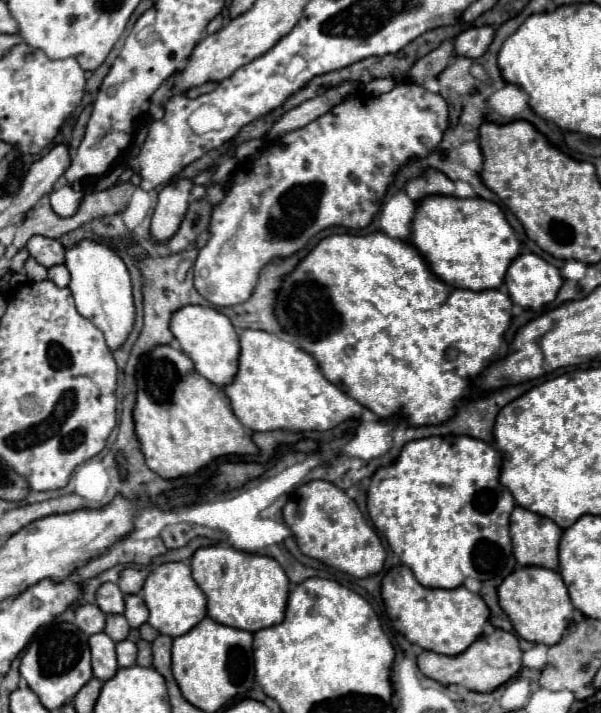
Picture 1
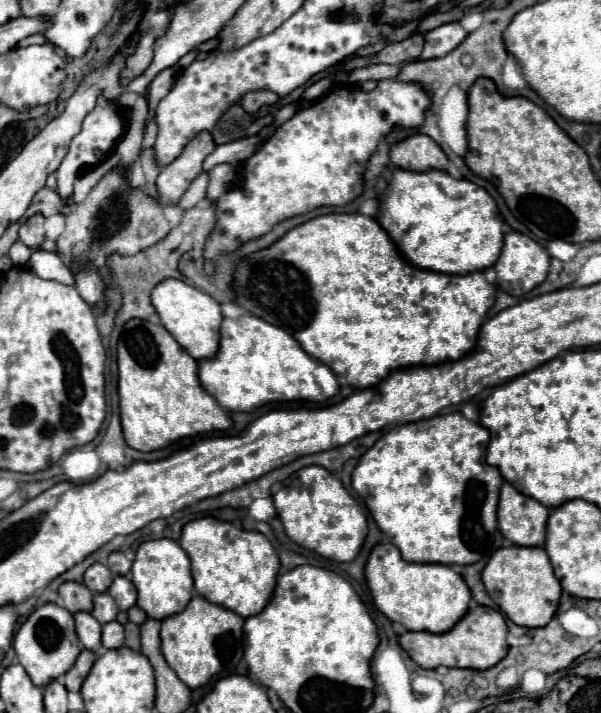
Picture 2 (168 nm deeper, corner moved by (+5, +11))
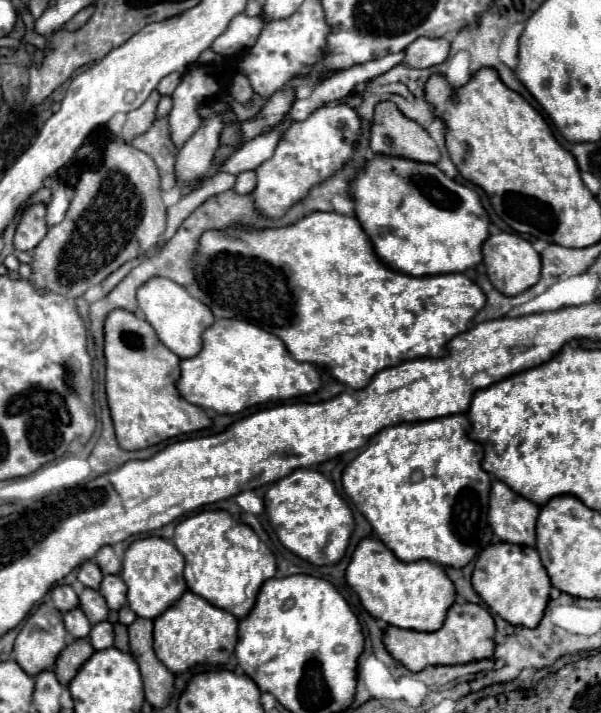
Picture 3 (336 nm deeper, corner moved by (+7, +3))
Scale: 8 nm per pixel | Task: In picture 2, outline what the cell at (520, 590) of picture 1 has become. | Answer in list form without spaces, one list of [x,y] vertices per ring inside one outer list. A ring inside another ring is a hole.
[[[501,548],[497,550],[487,566],[483,568],[483,584],[487,594],[517,626],[543,628],[551,622],[559,608],[561,584],[553,574],[549,556],[543,548]]]

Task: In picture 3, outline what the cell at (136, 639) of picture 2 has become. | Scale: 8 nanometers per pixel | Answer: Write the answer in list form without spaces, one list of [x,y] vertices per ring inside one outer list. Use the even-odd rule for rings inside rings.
[[[115,624],[115,648],[119,648],[121,652],[129,652],[129,644],[127,644],[127,626],[123,624]]]

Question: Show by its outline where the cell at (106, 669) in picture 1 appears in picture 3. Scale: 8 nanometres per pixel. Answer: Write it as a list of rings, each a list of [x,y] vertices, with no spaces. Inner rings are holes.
[[[73,608],[71,612],[63,614],[65,620],[65,628],[73,638],[87,638],[91,632],[91,622],[87,620],[87,616],[83,614],[81,608]]]

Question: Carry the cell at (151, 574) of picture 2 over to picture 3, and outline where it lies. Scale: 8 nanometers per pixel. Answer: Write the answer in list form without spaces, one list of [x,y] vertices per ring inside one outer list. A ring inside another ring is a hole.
[[[149,536],[135,540],[127,550],[123,558],[123,566],[119,576],[127,584],[127,604],[129,608],[141,616],[141,618],[157,618],[161,612],[165,612],[179,596],[187,590],[185,578],[183,578],[183,566],[185,560],[181,552],[165,538]]]

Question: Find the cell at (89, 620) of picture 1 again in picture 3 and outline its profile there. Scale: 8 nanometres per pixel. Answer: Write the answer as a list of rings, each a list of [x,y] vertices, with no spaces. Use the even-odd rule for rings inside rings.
[[[55,586],[55,590],[51,590],[51,600],[61,612],[69,612],[79,606],[79,598],[71,586]]]

